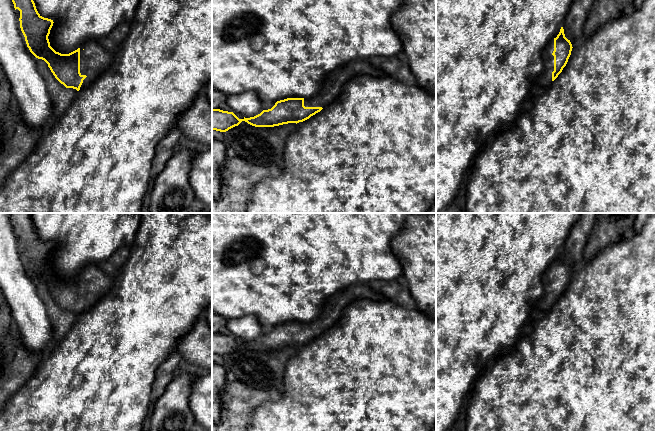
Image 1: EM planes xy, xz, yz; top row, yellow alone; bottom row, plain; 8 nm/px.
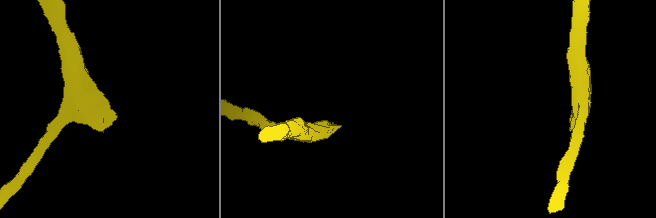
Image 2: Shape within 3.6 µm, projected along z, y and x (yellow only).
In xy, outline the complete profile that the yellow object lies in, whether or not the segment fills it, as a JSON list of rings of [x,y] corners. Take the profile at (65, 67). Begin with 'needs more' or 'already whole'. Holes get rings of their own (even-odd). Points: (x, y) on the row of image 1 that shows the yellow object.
needs more; [[[33,0],[12,2],[15,10],[20,11],[20,28],[30,52],[44,60],[55,78],[66,88],[84,89],[111,65],[113,52],[95,39],[86,41],[69,54],[56,52],[48,39],[53,20],[42,17]]]

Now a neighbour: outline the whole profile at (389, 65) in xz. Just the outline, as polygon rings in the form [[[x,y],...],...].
[[[374,56],[367,60],[372,66],[382,70],[388,76],[393,76],[400,66],[400,60],[398,56],[390,56],[390,57]]]

